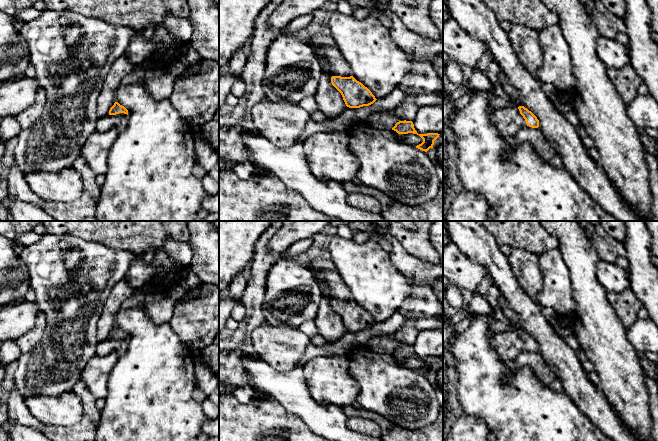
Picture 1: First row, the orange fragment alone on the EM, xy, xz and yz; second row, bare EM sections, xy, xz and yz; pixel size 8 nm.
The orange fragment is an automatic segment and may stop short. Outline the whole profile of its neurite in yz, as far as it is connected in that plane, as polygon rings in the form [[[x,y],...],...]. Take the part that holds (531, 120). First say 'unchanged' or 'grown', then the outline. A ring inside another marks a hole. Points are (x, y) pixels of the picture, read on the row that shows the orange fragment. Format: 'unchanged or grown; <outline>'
grown; [[[524,106],[498,108],[494,111],[492,120],[500,135],[504,138],[516,135],[526,126],[539,127],[537,117]]]

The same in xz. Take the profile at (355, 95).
grown; [[[322,45],[314,53],[318,58],[324,58],[323,66],[347,107],[369,106],[377,100],[367,87],[352,76],[350,67],[335,45]]]

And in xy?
grown; [[[115,102],[110,108],[109,114],[99,118],[96,123],[96,132],[103,133],[115,129],[122,132],[128,125],[128,110]]]

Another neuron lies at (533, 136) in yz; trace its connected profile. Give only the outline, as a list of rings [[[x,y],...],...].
[[[526,126],[516,135],[507,138],[507,143],[510,146],[520,145],[524,142],[528,142],[544,161],[548,162],[557,155],[555,147],[547,140],[539,128]]]

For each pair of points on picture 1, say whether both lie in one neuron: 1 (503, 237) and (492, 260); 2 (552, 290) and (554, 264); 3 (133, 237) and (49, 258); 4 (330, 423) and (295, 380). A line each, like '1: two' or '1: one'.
1: two
2: one
3: two
4: one

